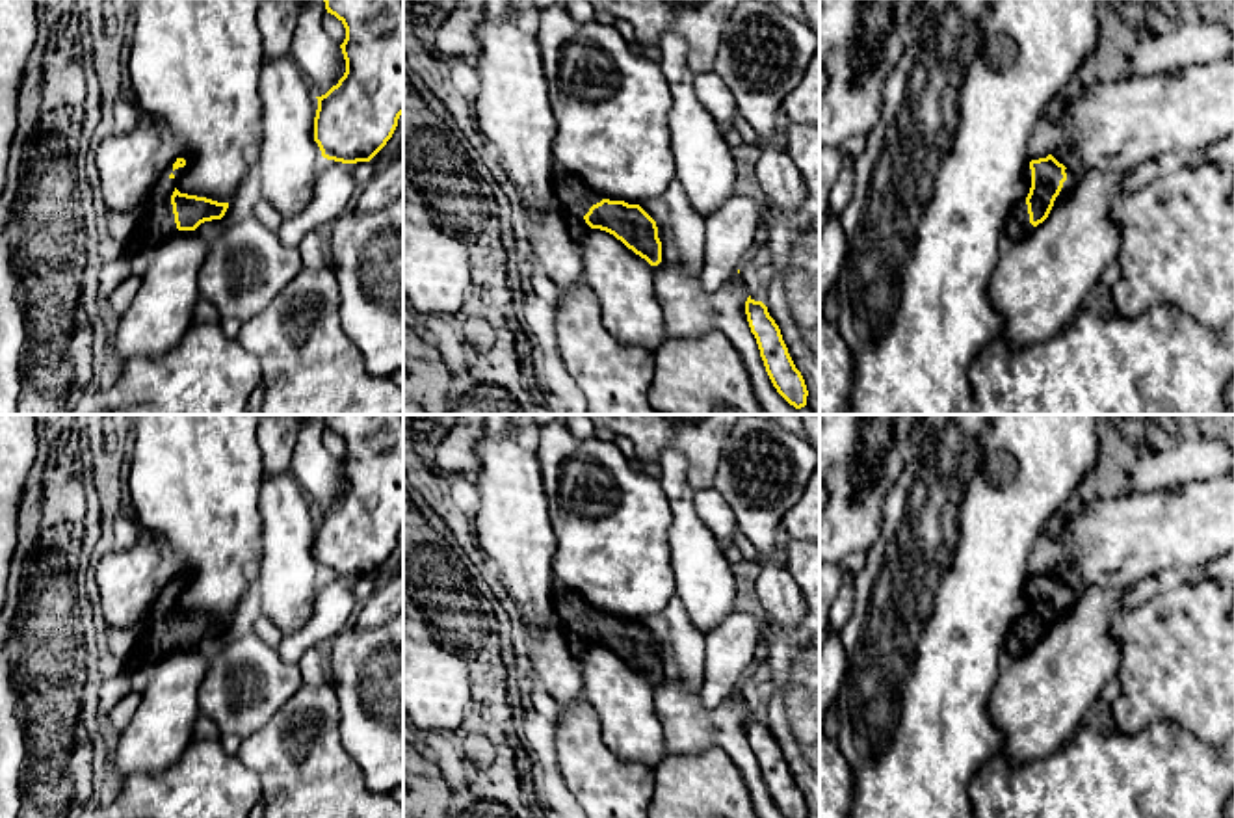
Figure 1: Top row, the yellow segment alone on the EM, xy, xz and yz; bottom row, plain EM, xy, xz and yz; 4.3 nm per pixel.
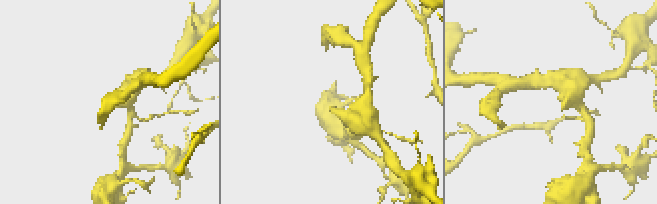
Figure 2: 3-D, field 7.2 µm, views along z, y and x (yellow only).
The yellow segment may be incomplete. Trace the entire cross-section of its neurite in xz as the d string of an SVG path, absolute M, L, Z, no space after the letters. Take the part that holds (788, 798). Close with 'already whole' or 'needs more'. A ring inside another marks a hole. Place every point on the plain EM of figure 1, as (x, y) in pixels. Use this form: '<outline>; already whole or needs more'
M749 712L745 718L745 731L751 749L756 755L766 788L777 809L786 818L807 818L808 807L805 796L795 785L782 757L781 745L769 732L768 723Z; already whole

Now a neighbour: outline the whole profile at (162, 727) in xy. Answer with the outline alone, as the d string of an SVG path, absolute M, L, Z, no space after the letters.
M178 647L151 664L151 679L132 721L110 736L112 766L123 781L164 772L188 749L208 667L210 662L195 647Z

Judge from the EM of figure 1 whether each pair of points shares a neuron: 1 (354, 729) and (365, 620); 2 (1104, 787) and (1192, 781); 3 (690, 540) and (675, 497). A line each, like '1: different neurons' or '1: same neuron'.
1: different neurons
2: same neuron
3: same neuron

